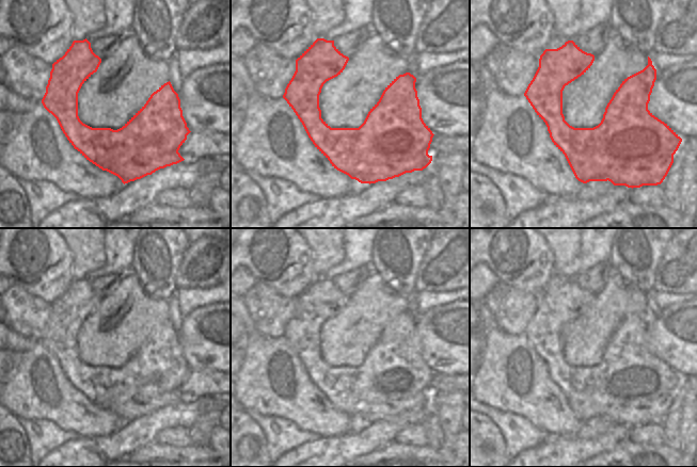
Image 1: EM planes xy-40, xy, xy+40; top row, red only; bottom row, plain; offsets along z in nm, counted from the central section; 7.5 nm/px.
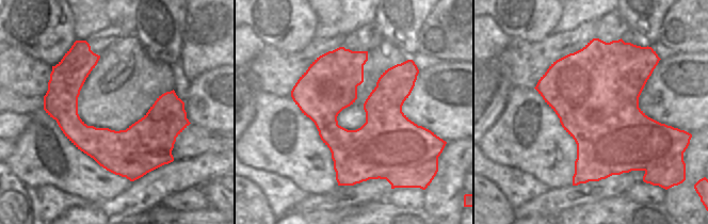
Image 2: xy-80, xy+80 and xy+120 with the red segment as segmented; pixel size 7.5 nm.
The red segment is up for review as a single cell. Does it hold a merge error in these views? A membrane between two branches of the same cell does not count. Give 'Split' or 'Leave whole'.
Split

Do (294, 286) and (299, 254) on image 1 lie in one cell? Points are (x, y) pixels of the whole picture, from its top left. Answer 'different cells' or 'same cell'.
same cell

